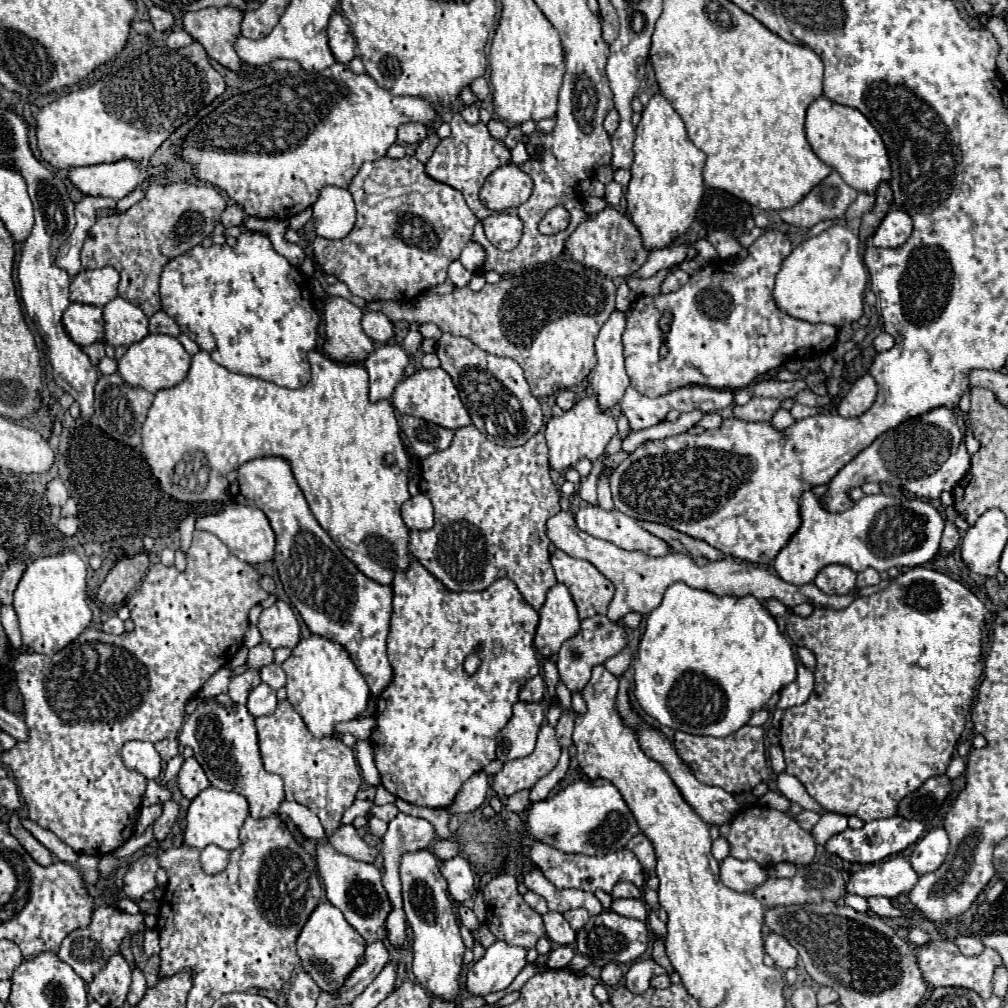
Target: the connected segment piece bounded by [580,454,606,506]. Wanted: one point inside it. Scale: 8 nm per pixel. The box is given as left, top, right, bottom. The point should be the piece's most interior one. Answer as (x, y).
(588, 487)

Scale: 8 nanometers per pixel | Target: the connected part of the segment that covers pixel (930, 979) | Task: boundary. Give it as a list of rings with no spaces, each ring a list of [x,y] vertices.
[[[936,940],[936,942],[926,942],[924,946],[918,948],[916,954],[918,968],[922,972],[922,978],[928,986],[940,988],[940,986],[958,986],[958,988],[968,988],[974,990],[976,994],[982,996],[982,1000],[990,998],[992,994],[992,974],[998,964],[1002,964],[1000,956],[992,950],[986,948],[980,956],[964,956],[958,946],[952,940]]]

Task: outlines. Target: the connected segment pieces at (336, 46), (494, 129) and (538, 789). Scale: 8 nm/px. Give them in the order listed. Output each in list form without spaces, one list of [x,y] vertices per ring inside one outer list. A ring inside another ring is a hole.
[[[334,14],[328,24],[328,46],[334,58],[342,64],[348,64],[356,56],[356,40],[350,32],[348,20],[342,14]]]
[[[496,120],[488,122],[488,130],[490,130],[492,138],[496,138],[496,140],[504,140],[504,136],[508,134],[508,126],[504,122],[496,122]]]
[[[562,750],[562,756],[560,756],[556,768],[548,776],[544,776],[542,780],[538,780],[536,786],[530,790],[530,804],[540,802],[540,800],[546,800],[550,796],[550,792],[556,788],[556,784],[564,778],[564,774],[568,770],[568,764],[570,764],[568,750]]]

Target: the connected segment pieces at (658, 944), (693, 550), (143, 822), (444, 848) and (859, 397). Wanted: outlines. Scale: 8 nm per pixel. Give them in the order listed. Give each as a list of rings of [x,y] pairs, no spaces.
[[[656,940],[656,942],[654,942],[654,950],[652,950],[652,958],[654,958],[654,960],[656,960],[658,964],[660,964],[660,966],[664,966],[668,974],[672,974],[672,972],[674,972],[672,964],[670,964],[670,960],[668,960],[666,952],[664,952],[664,942],[662,942],[662,940]]]
[[[636,520],[636,522],[638,522],[644,530],[648,530],[650,534],[654,534],[654,536],[662,538],[664,542],[668,542],[668,544],[670,544],[676,552],[680,552],[680,554],[686,554],[686,556],[690,556],[690,558],[704,556],[704,558],[708,558],[710,562],[722,558],[722,552],[716,550],[716,548],[712,548],[712,546],[706,544],[704,540],[696,540],[696,538],[692,538],[692,536],[688,536],[688,534],[682,534],[682,532],[678,532],[678,530],[674,530],[674,528],[666,526],[666,524],[656,524],[656,522],[646,522],[646,520]]]
[[[148,806],[148,808],[142,808],[138,812],[138,818],[136,818],[136,828],[134,828],[134,834],[140,836],[146,832],[146,828],[160,816],[162,812],[162,806]]]
[[[438,840],[438,842],[434,844],[432,852],[434,852],[434,856],[436,856],[438,860],[444,862],[444,860],[450,860],[450,858],[458,856],[458,854],[460,854],[460,848],[458,848],[458,844],[456,844],[454,840]]]
[[[870,374],[858,378],[854,382],[852,390],[842,398],[842,402],[838,406],[838,414],[846,416],[846,418],[864,414],[874,404],[876,392],[878,392],[878,386],[876,386],[876,382],[874,382],[874,378]]]

